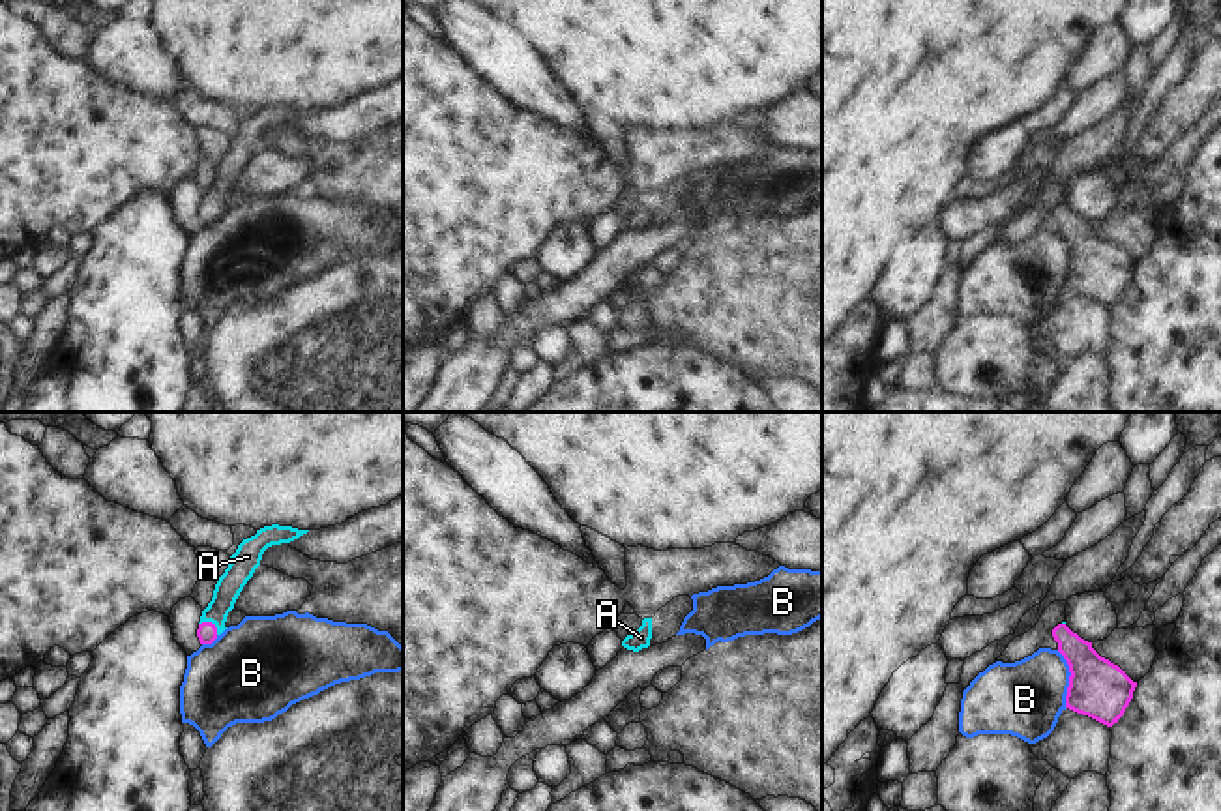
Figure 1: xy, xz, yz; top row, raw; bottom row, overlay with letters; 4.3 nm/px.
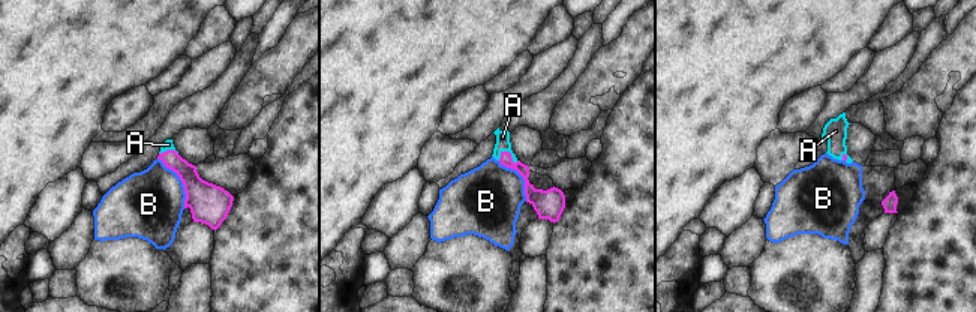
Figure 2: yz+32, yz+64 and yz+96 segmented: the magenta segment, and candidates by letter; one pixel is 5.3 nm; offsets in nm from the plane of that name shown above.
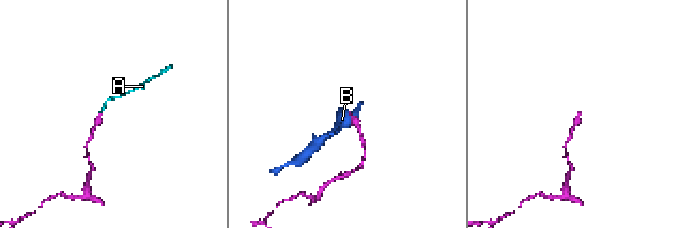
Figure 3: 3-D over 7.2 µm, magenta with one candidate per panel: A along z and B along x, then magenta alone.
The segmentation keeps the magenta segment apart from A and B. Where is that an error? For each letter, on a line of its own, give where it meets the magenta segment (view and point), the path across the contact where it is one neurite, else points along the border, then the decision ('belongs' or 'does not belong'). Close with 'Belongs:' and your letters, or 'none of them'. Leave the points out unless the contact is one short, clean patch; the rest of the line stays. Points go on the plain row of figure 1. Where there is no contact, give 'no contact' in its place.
A: contact xy (210, 203); way xy (206, 212), (210, 203), (231, 163); belongs
B: contact yz (1070, 259); border yz (1057, 231), (1070, 253), (1066, 287); does not belong
Belongs: A

